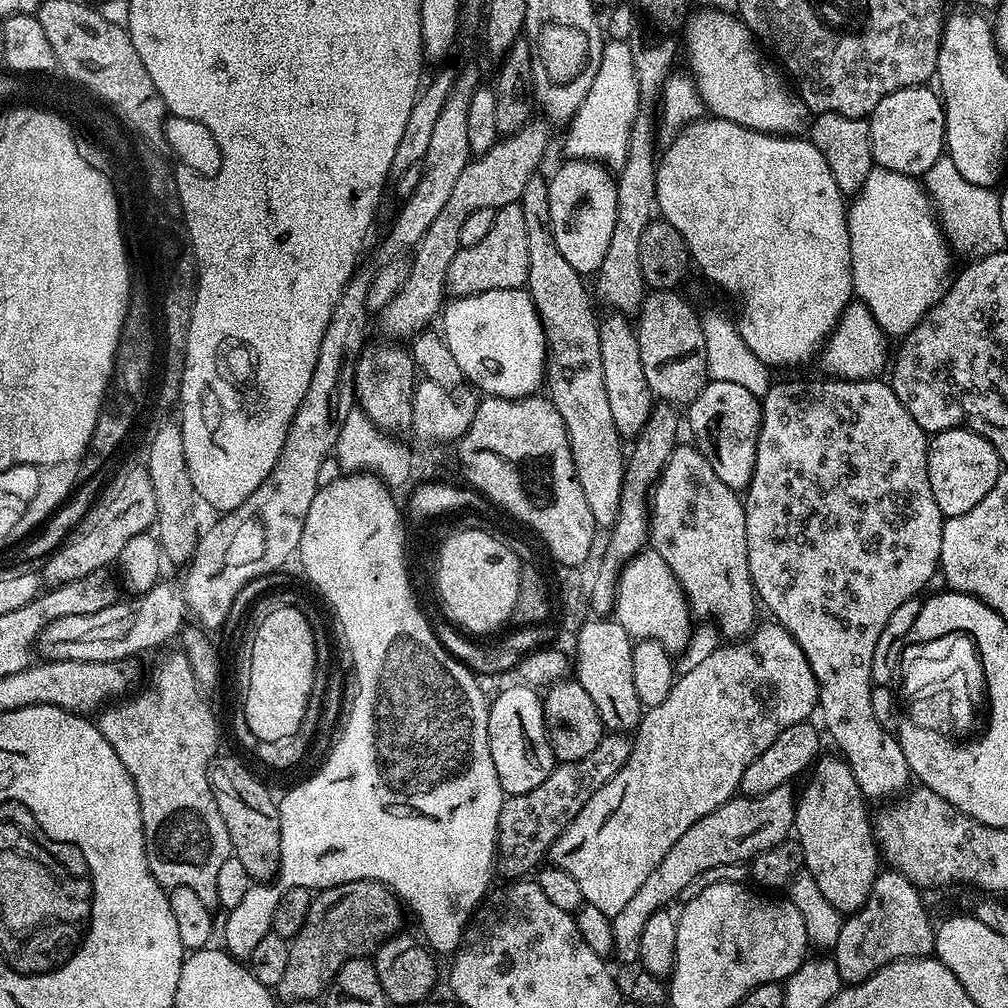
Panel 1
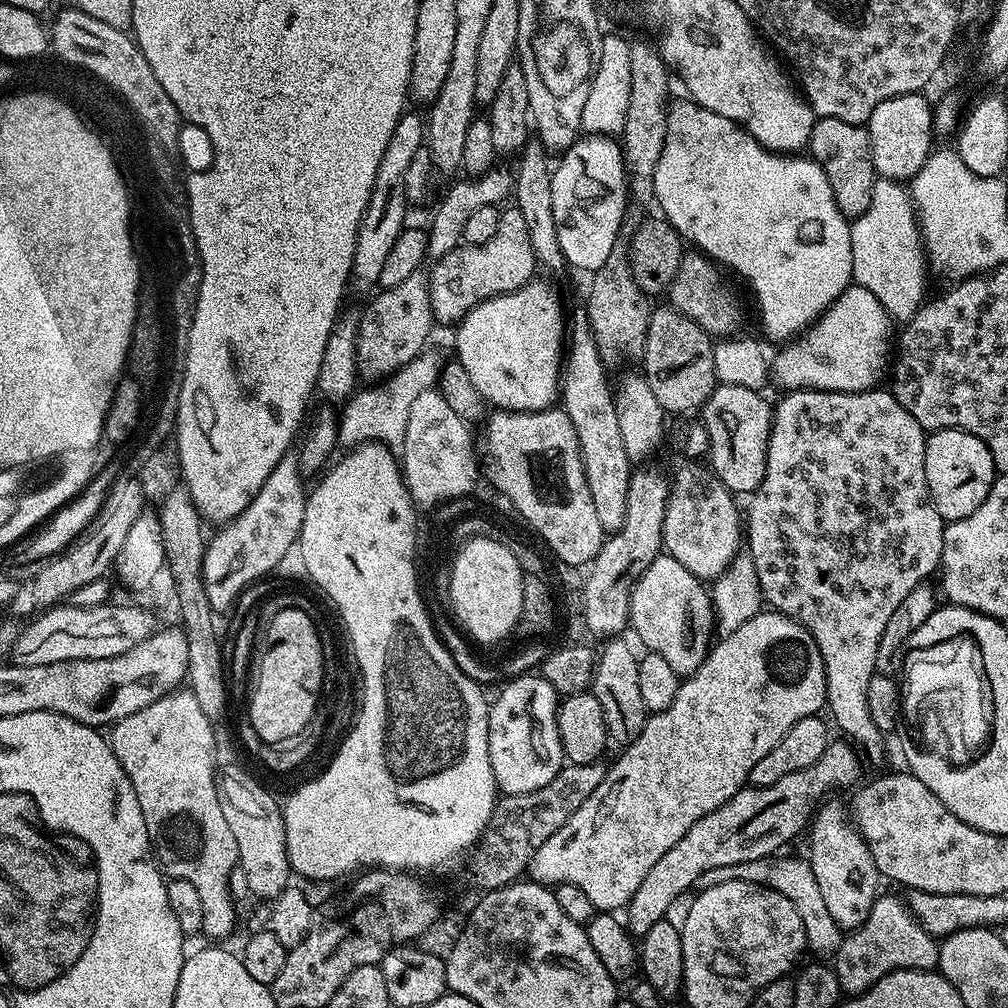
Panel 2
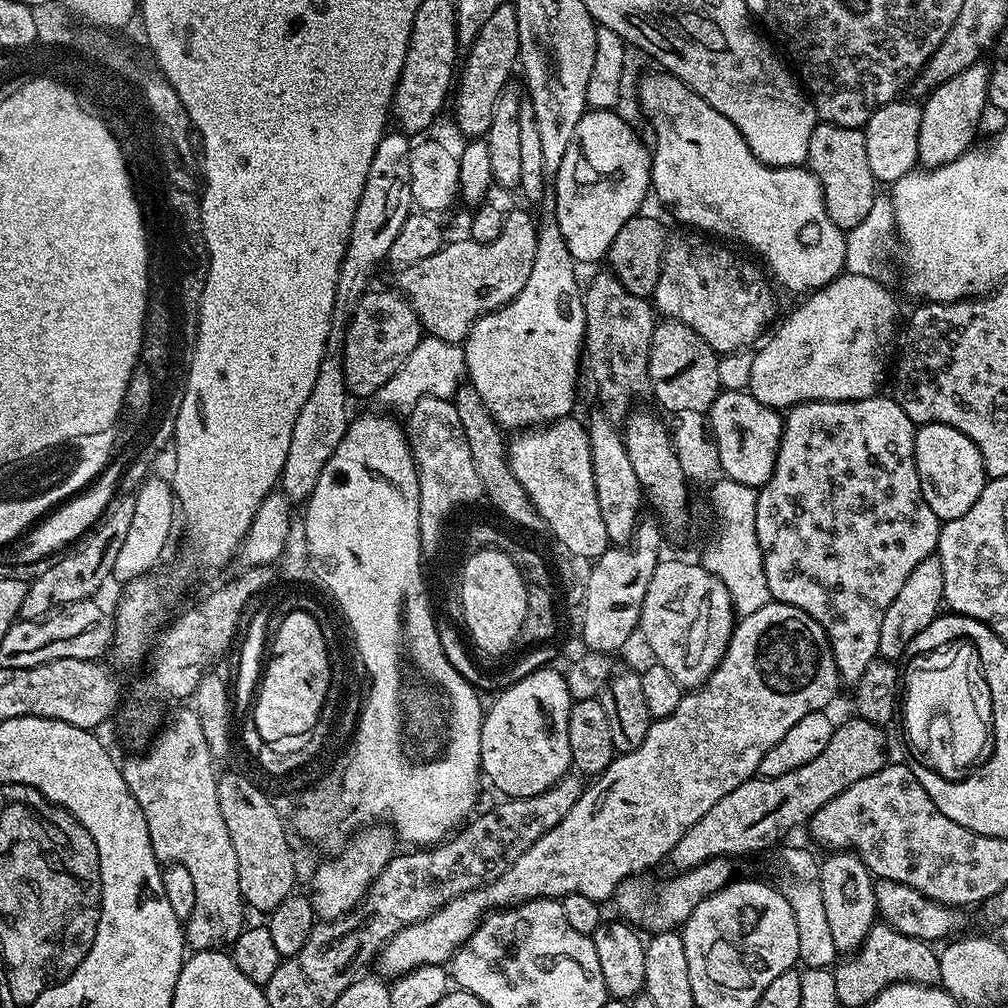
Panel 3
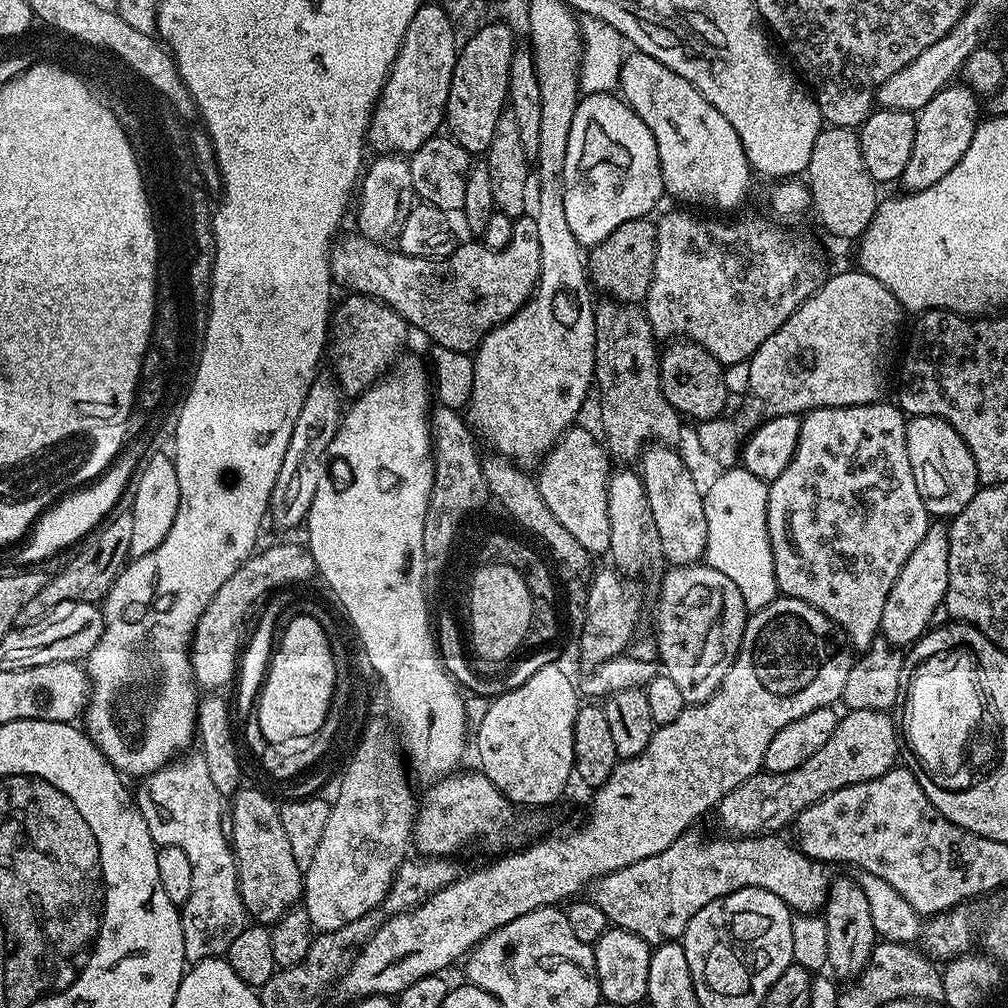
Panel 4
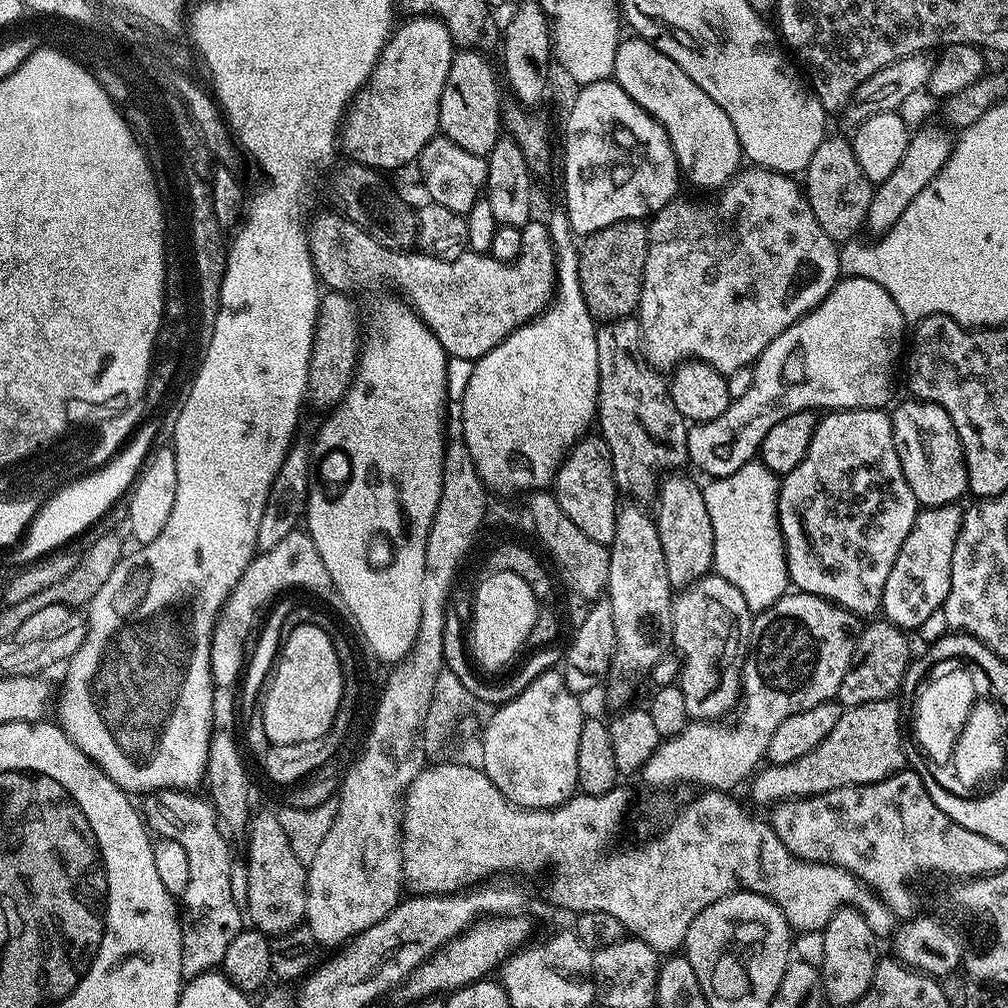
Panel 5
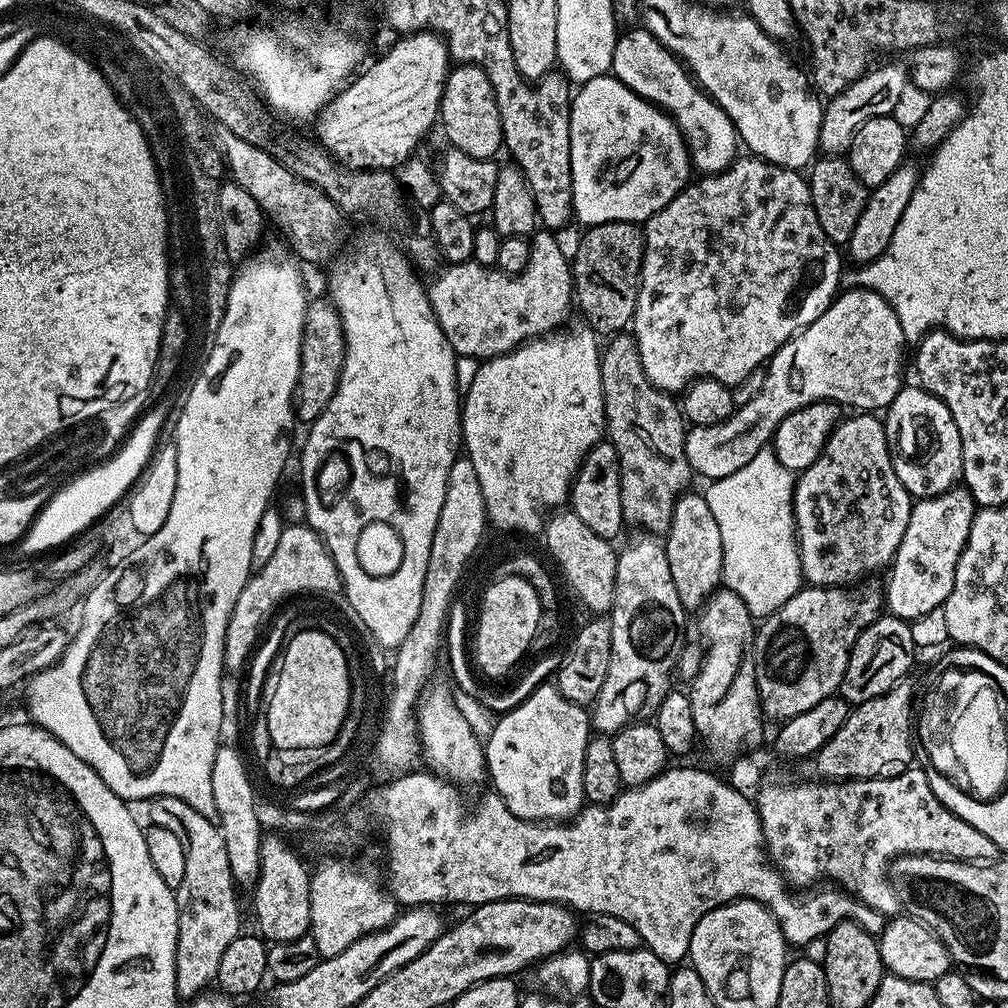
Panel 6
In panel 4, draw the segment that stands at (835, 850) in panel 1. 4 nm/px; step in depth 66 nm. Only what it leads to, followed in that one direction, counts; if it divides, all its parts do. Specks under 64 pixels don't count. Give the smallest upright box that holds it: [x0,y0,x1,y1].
[822,879,878,982]

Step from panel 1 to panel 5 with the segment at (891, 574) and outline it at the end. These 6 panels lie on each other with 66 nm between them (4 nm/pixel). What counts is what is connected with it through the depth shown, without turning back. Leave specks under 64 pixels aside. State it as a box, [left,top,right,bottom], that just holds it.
[778,408,918,618]

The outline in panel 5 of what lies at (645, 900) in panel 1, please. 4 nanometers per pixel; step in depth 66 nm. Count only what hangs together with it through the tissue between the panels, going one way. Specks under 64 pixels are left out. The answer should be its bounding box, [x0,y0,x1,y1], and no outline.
[751,699,906,806]

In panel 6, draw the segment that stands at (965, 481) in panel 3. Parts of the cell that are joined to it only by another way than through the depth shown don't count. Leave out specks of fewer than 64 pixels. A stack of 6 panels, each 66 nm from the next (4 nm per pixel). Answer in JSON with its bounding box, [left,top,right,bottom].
[882,386,964,498]

